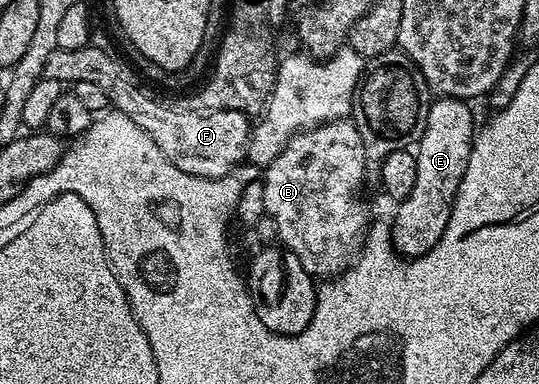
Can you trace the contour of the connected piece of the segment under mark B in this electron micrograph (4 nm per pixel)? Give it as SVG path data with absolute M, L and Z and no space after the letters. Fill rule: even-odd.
M351 119L327 120L314 128L305 128L296 133L290 142L263 169L262 181L265 188L266 215L274 218L278 226L279 243L292 252L302 262L302 266L313 278L335 278L352 265L360 255L366 233L370 227L368 208L360 197L360 187L364 184L364 147Z

